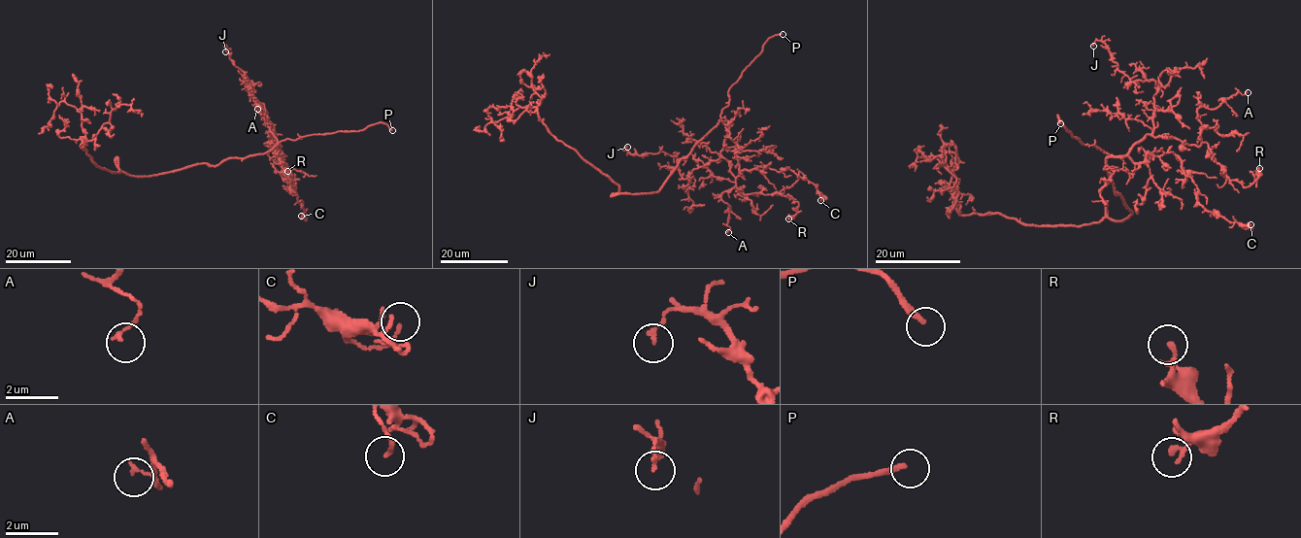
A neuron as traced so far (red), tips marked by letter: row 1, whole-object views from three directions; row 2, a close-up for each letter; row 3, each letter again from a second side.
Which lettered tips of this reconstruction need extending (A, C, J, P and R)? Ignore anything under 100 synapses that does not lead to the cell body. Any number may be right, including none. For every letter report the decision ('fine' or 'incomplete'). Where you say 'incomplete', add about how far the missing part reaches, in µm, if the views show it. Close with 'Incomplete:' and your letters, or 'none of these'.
A: fine
C: fine
J: fine
P: incomplete; missing 15 µm
R: fine
Incomplete: P

